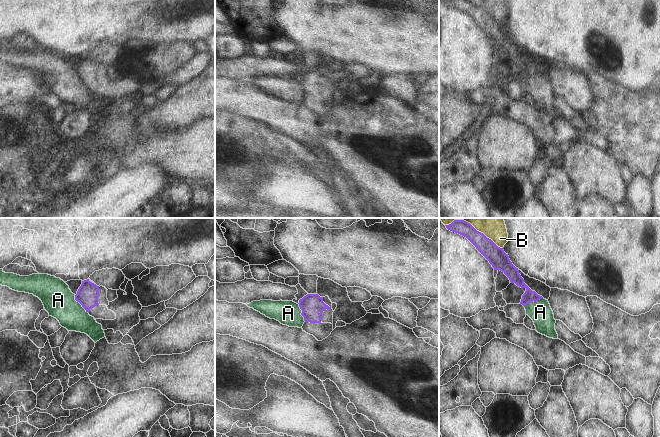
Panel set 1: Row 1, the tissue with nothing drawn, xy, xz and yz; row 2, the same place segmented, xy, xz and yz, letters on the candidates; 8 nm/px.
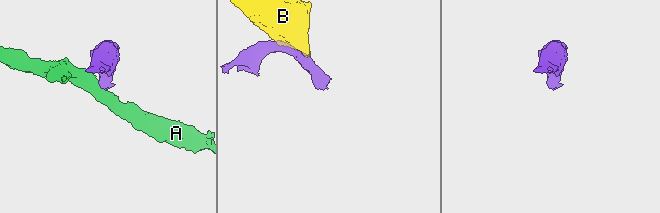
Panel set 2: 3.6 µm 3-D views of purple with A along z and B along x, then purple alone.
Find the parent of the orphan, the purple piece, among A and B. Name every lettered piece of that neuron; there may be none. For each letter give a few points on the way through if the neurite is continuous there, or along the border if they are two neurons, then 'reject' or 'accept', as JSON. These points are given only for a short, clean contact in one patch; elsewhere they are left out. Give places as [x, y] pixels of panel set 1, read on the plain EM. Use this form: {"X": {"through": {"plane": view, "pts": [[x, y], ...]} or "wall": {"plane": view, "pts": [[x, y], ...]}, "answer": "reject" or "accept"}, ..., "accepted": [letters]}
{"A": {"wall": {"plane": "xy", "pts": [[74, 71], [74, 74], [88, 89]]}, "answer": "reject"}, "B": {"answer": "reject"}, "accepted": []}

